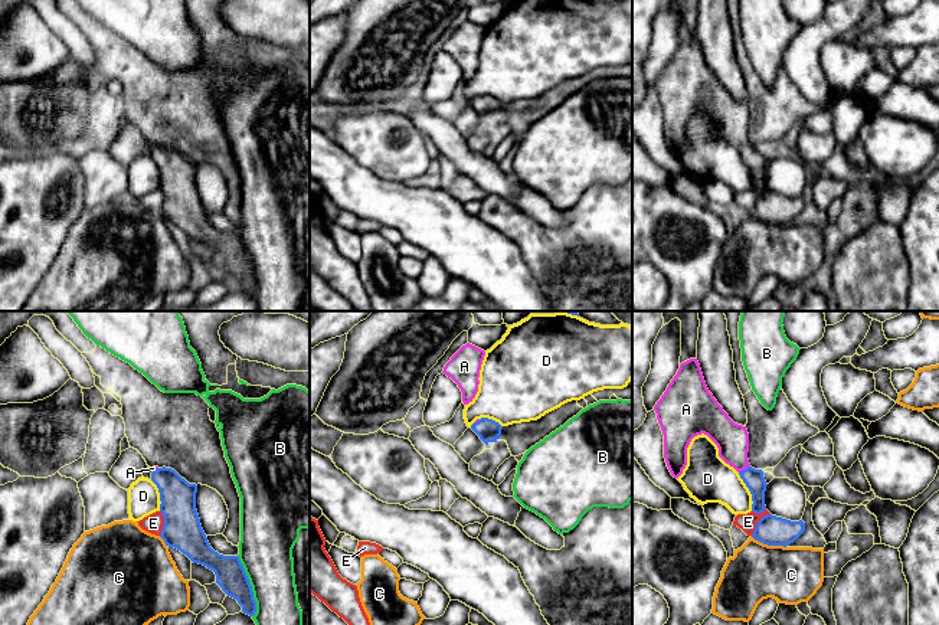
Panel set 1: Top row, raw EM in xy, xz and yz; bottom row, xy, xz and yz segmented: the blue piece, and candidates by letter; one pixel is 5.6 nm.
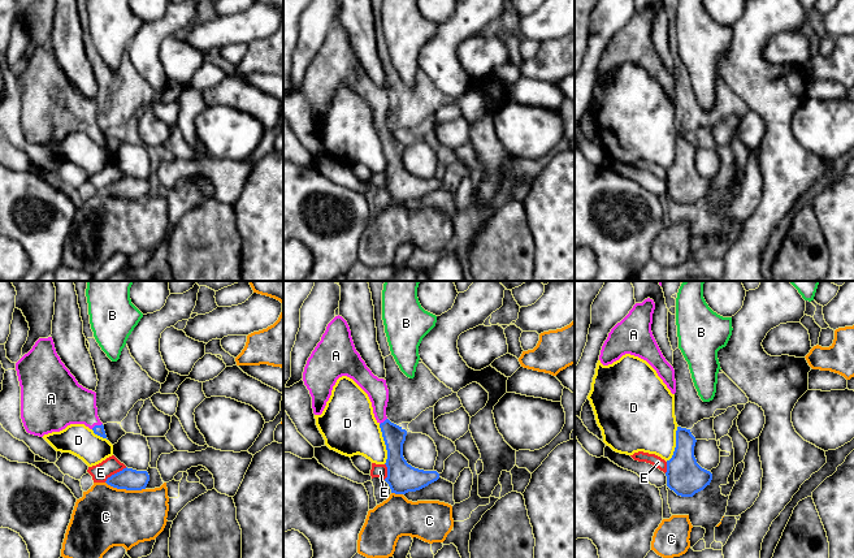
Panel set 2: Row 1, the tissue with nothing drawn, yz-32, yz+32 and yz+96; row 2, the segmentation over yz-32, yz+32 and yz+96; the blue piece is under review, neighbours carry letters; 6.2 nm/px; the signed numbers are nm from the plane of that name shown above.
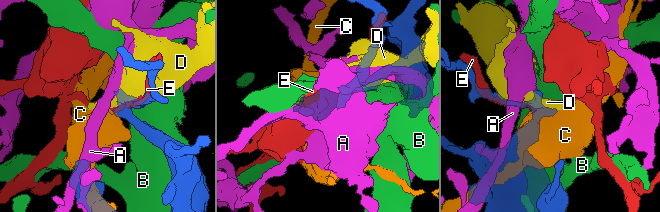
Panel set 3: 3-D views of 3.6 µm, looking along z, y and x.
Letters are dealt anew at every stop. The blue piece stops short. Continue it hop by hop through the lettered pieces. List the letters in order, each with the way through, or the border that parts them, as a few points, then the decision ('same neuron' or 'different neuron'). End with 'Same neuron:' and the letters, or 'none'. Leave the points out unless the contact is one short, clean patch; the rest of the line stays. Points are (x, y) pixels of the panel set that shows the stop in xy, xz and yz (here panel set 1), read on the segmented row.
A: runs through yz (753, 478), (743, 470), (733, 451), (732, 439); same neuron
B: different neuron
C: different neuron
D: different neuron
E: different neuron
Same neuron: A

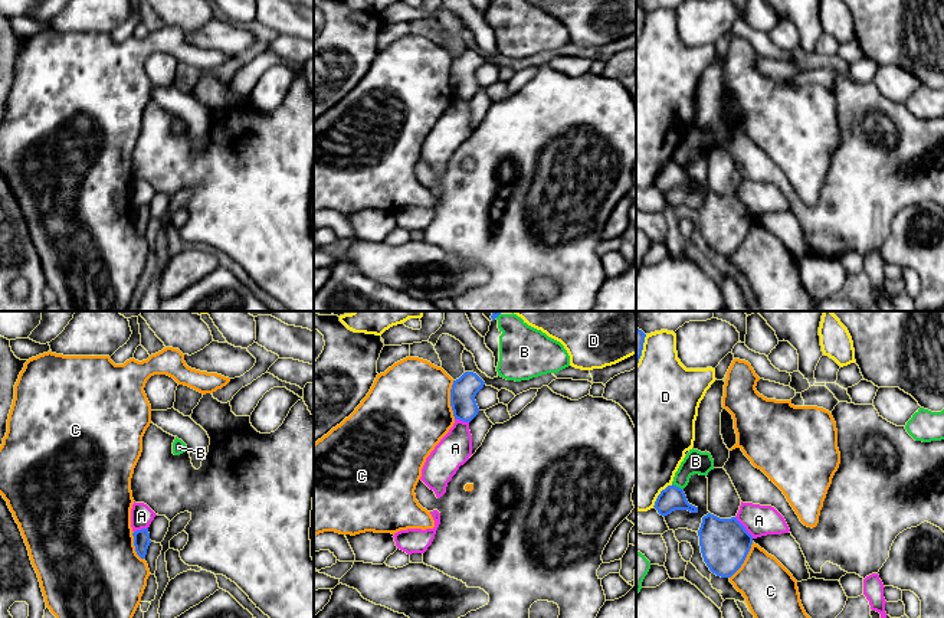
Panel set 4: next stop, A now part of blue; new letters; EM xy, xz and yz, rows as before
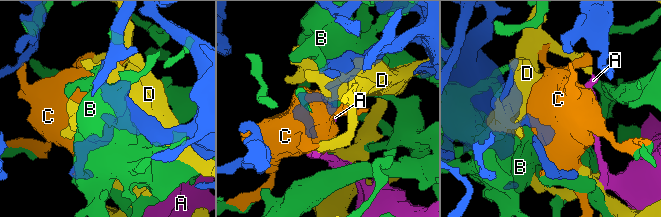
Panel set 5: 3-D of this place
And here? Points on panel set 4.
A: border along yz (736, 516), (753, 538); different neuron
B: different neuron
C: different neuron
D: different neuron
Same neuron: none

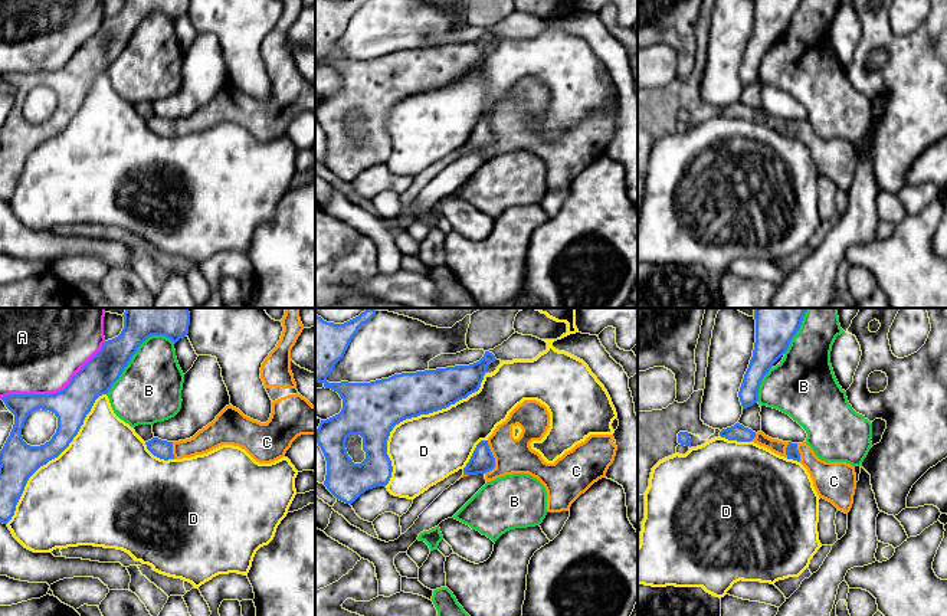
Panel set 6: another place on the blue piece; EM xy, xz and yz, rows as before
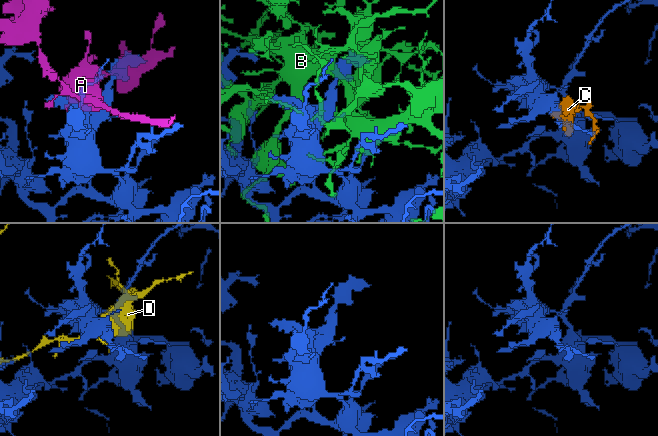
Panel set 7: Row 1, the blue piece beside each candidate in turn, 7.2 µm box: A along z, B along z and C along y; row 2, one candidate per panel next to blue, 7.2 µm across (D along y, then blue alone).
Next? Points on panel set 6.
A: different neuron
B: different neuron
C: runs through xz (482, 461), (494, 458), (511, 455); same neuron
D: different neuron
Same neuron: C

